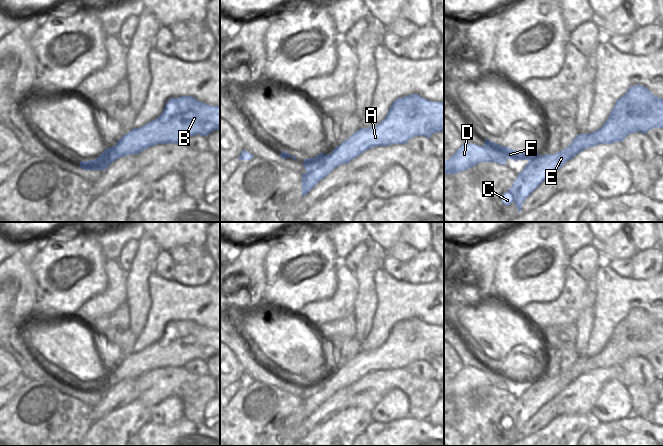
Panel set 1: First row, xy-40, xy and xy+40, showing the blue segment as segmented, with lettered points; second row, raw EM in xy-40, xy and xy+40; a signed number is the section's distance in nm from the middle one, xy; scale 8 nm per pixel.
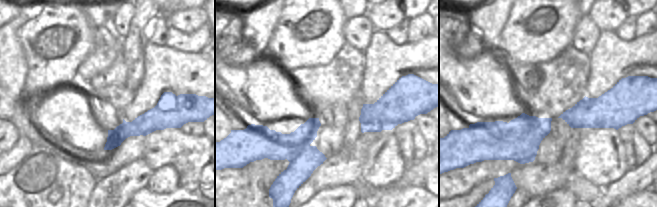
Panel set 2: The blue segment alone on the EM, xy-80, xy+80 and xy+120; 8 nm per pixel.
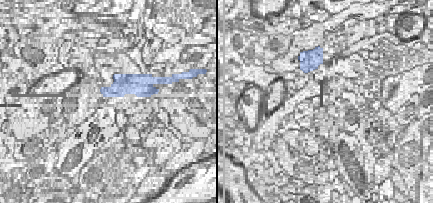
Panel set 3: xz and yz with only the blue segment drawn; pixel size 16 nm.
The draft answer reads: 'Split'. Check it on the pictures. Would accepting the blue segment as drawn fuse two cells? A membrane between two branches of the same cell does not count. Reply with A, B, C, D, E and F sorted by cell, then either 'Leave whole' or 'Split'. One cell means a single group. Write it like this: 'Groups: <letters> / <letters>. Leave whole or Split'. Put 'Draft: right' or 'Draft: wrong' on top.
Draft: right
Groups: A B C E / D F. Split

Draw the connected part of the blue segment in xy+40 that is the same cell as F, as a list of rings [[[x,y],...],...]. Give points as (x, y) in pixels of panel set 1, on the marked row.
[[[488,139],[485,140],[483,146],[464,142],[454,155],[444,162],[444,173],[454,175],[481,162],[505,165],[508,159],[518,161],[529,160],[529,158],[530,152],[519,152]]]

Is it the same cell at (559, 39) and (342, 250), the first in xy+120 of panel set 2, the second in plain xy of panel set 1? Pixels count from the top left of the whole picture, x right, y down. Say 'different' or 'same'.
different

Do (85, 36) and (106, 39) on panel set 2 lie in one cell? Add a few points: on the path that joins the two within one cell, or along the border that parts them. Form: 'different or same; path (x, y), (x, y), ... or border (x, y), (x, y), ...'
different; border (93, 26), (93, 50), (84, 59)

